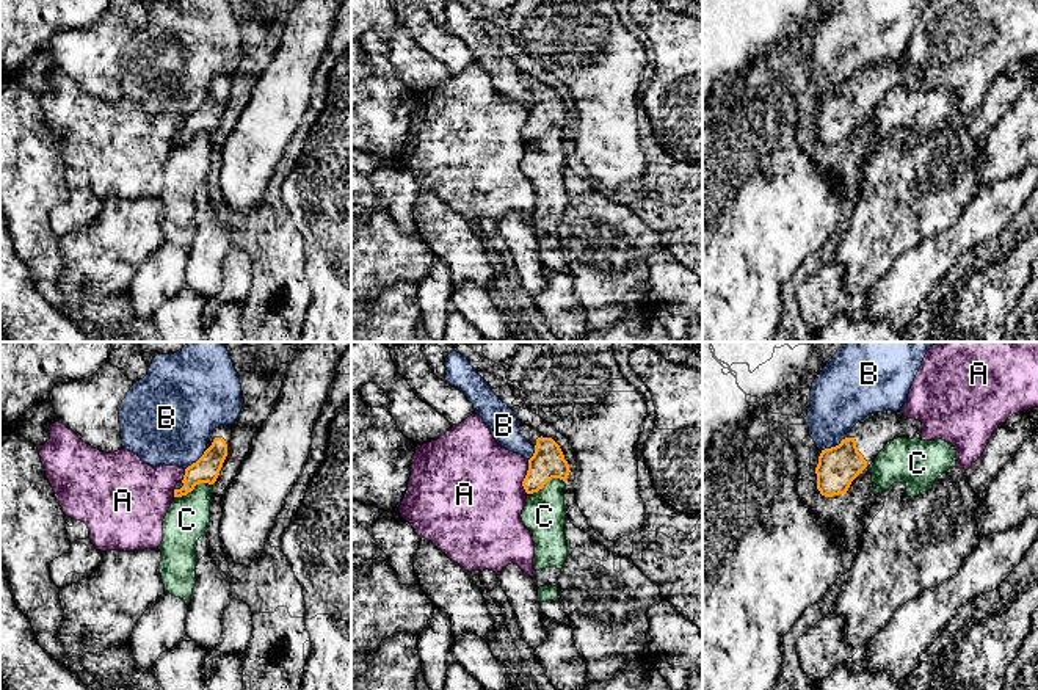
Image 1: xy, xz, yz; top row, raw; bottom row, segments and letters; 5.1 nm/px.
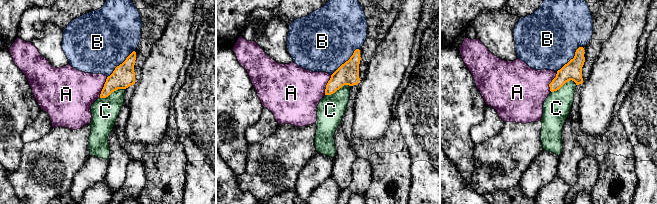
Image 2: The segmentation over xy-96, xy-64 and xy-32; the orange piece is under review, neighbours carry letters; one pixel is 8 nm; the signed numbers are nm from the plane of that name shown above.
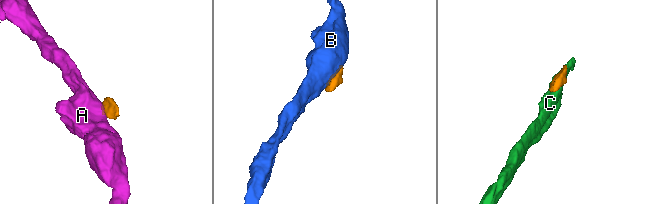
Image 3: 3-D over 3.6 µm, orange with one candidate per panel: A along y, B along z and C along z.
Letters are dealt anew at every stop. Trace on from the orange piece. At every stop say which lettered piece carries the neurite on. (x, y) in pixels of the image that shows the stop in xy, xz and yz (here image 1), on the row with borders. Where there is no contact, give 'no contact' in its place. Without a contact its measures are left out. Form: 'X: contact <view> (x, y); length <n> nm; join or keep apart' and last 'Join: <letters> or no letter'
A: contact xz (526, 477); length 180 nm; keep apart
B: contact xy (198, 460); length 160 nm; keep apart
C: contact xy (192, 490); length 200 nm; keep apart
Join: no letter

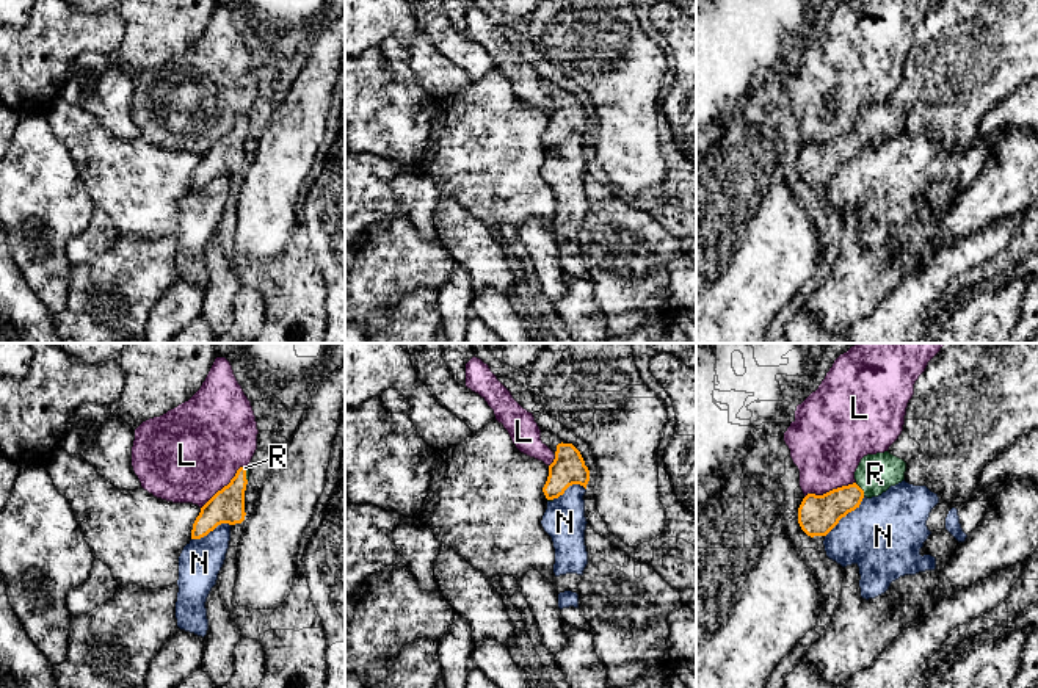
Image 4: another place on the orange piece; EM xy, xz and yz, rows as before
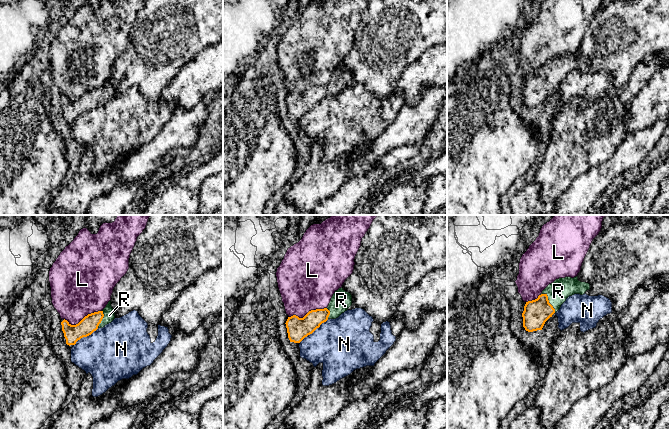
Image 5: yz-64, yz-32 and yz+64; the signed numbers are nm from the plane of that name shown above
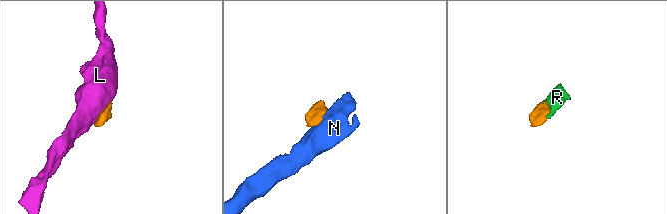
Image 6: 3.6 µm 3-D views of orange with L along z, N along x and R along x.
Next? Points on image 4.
L: contact yz (830, 491); length 280 nm; keep apart
N: contact yz (844, 516); length 300 nm; keep apart
R: contact yz (861, 489); length 90 nm; join
Join: R

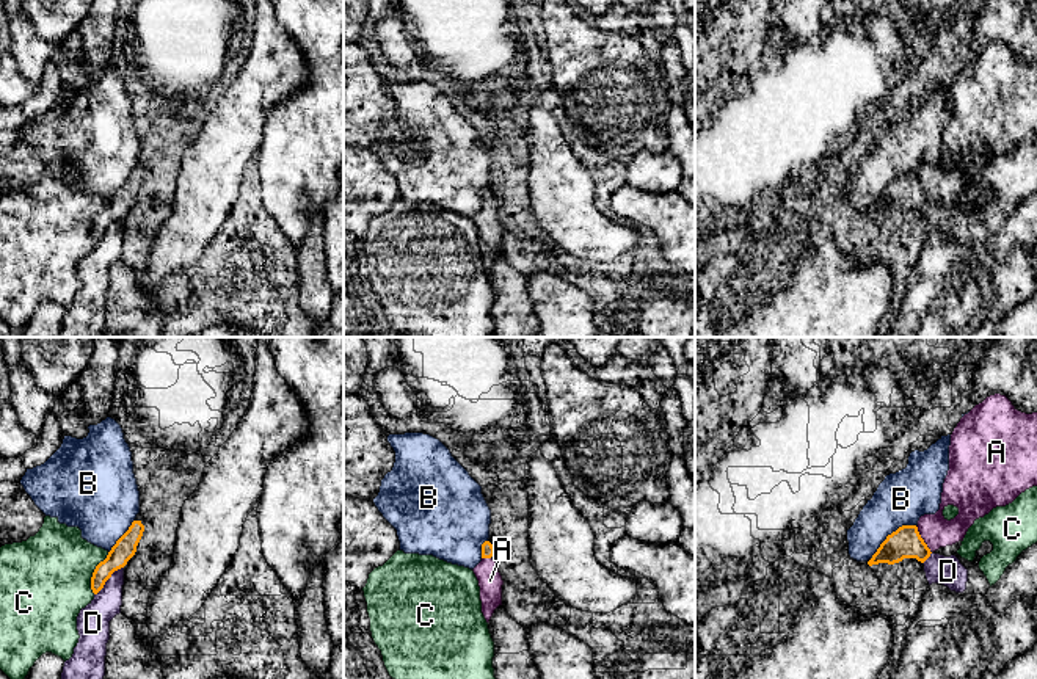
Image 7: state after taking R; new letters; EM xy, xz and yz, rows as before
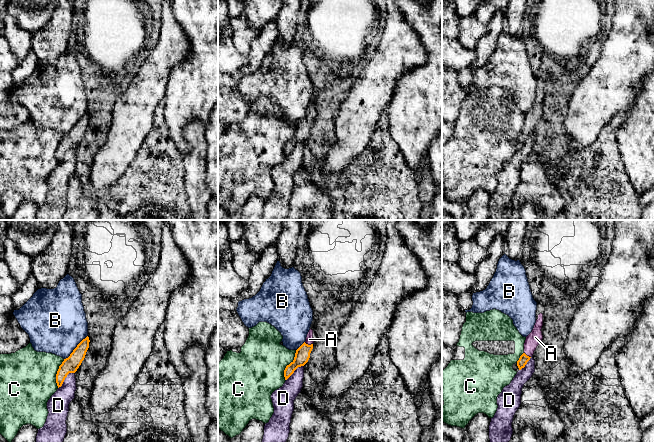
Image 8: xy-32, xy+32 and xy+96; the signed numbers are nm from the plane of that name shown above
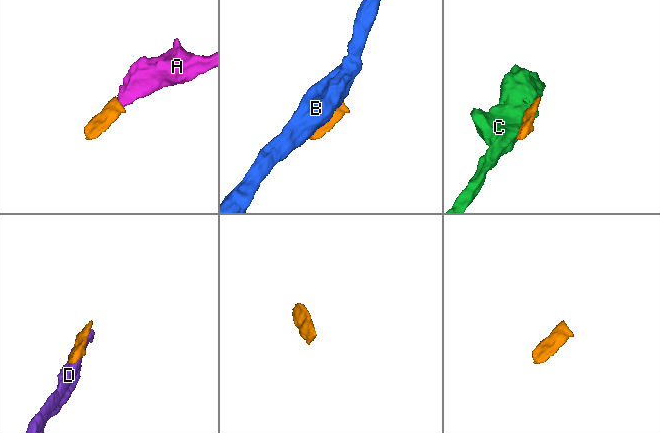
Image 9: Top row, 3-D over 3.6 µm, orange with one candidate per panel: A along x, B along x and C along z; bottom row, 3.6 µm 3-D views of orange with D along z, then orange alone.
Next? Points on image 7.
A: contact yz (923, 540); length 170 nm; join
B: contact yz (893, 532); length 280 nm; keep apart
C: contact xy (93, 573); length 240 nm; keep apart
D: contact xy (109, 577); length 220 nm; keep apart
Join: A

